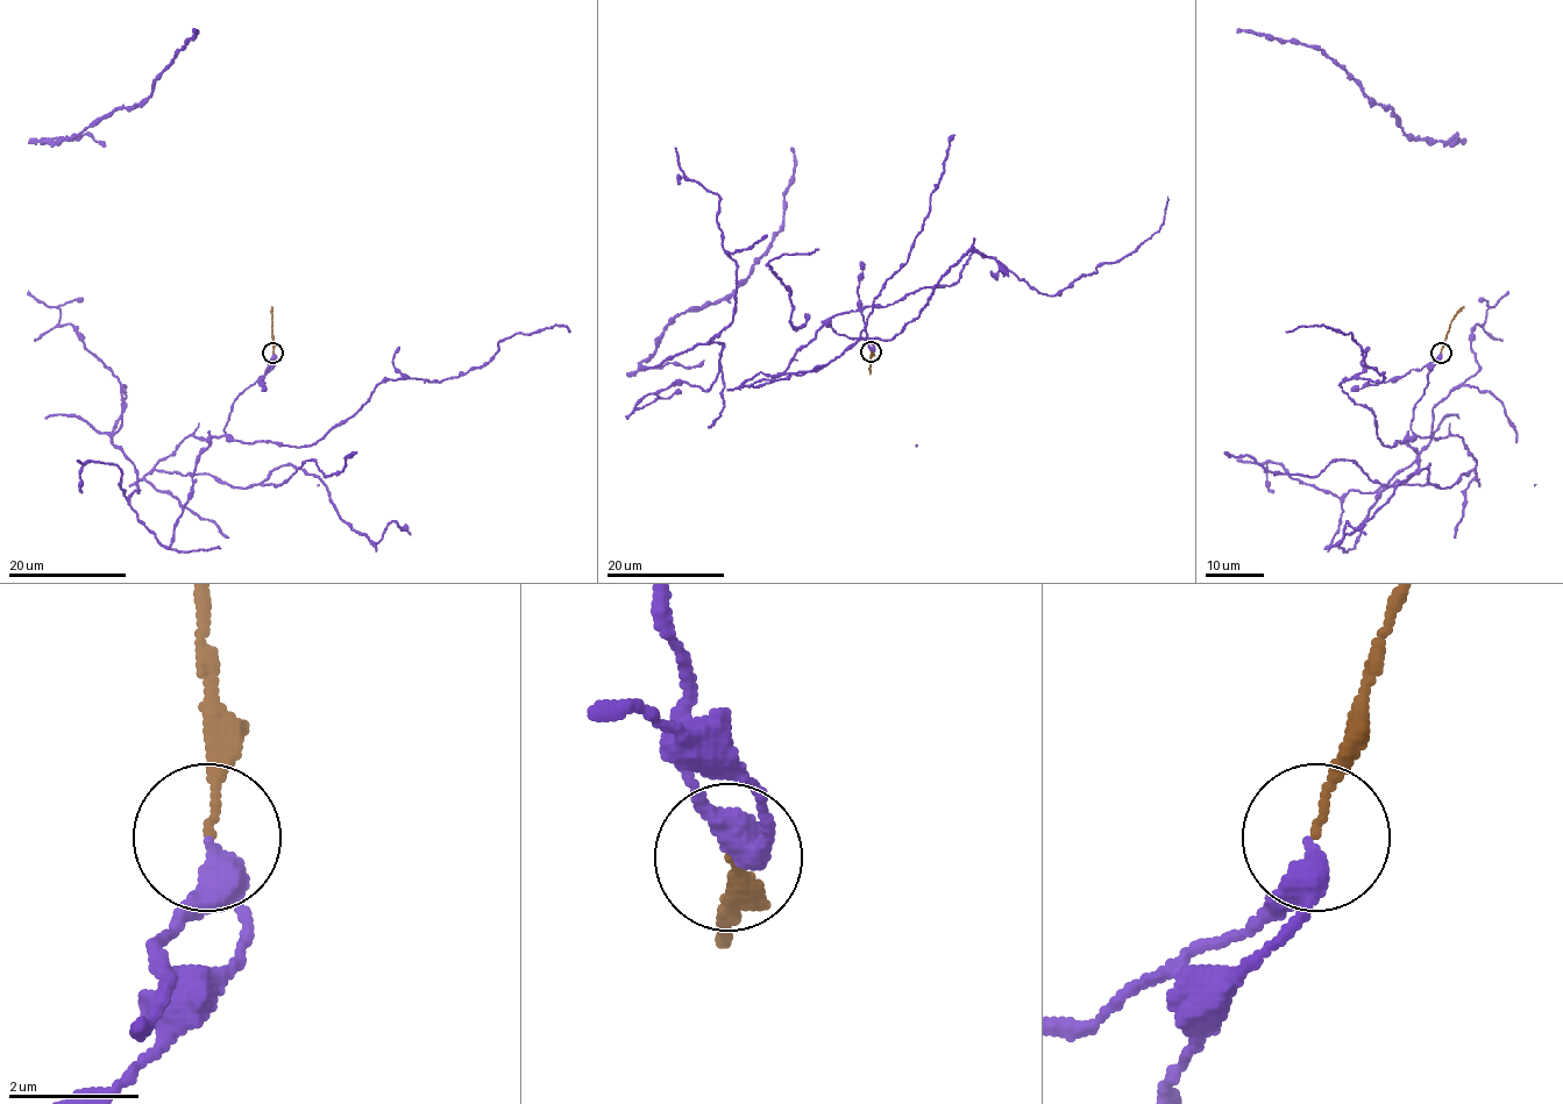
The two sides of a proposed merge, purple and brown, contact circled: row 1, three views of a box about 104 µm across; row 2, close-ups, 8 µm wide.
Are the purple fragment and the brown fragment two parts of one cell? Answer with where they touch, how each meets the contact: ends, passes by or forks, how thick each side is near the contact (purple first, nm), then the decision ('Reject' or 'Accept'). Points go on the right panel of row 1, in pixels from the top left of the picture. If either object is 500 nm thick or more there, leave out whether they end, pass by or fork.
Place: (1441, 353). At the ring purple passes by. At the ring brown ends. Thickness 320 nm (purple) against 100 nm. Accept

